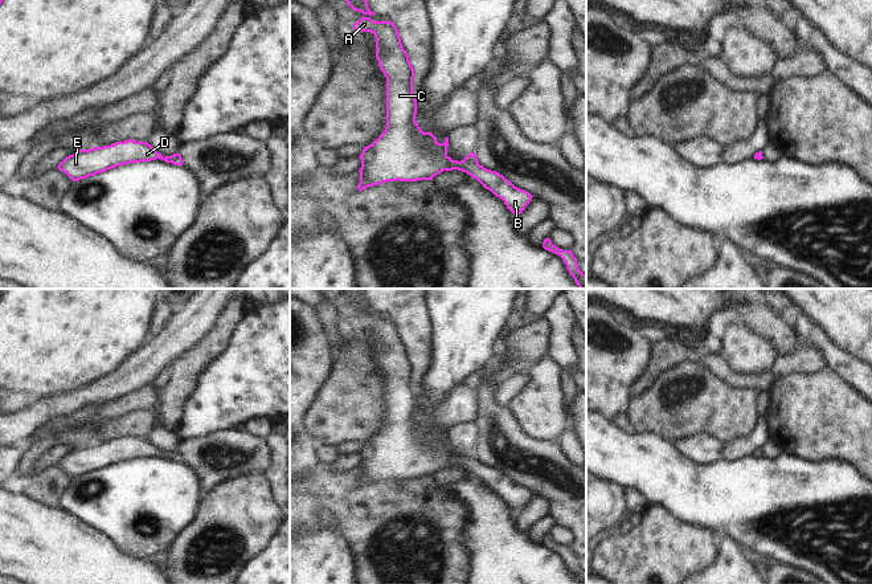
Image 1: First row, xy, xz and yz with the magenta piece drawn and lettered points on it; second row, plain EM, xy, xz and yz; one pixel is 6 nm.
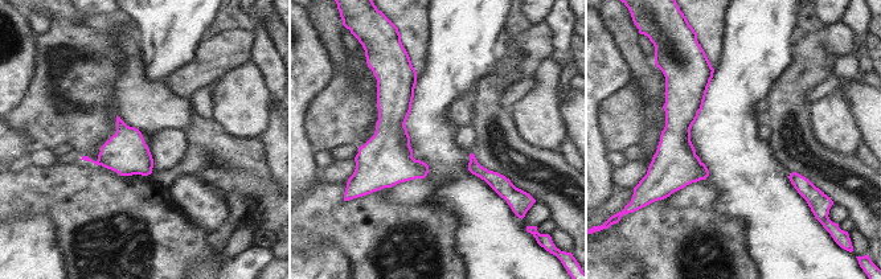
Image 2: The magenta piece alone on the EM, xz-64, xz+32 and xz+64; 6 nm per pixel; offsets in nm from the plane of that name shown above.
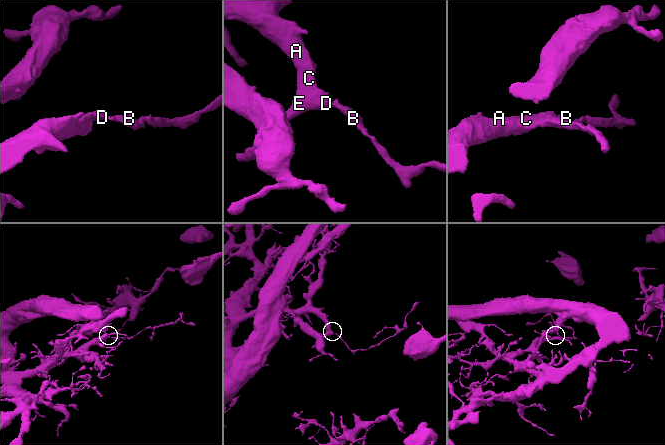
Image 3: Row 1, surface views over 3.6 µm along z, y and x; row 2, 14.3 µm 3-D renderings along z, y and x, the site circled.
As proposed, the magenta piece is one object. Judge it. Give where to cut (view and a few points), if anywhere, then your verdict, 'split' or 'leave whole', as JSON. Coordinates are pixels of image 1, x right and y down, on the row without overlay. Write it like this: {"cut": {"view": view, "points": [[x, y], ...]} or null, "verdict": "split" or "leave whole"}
{"cut": null, "verdict": "leave whole"}

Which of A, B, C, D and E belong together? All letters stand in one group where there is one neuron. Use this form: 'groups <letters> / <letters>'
groups A B C D E

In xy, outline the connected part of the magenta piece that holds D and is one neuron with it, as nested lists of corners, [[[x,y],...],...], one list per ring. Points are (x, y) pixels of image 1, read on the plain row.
[[[128,436],[110,442],[75,448],[73,452],[66,453],[57,465],[65,469],[73,478],[78,478],[118,462],[156,456],[175,462],[183,462],[180,450],[164,454],[147,438]]]

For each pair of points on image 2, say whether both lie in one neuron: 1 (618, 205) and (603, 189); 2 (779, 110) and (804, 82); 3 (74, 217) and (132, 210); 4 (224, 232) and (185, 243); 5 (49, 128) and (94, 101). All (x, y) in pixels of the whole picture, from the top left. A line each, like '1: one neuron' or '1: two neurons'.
1: two neurons
2: one neuron
3: one neuron
4: two neurons
5: one neuron

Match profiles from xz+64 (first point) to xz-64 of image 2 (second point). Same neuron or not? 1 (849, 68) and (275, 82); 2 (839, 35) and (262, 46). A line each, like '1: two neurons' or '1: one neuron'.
1: two neurons
2: two neurons

